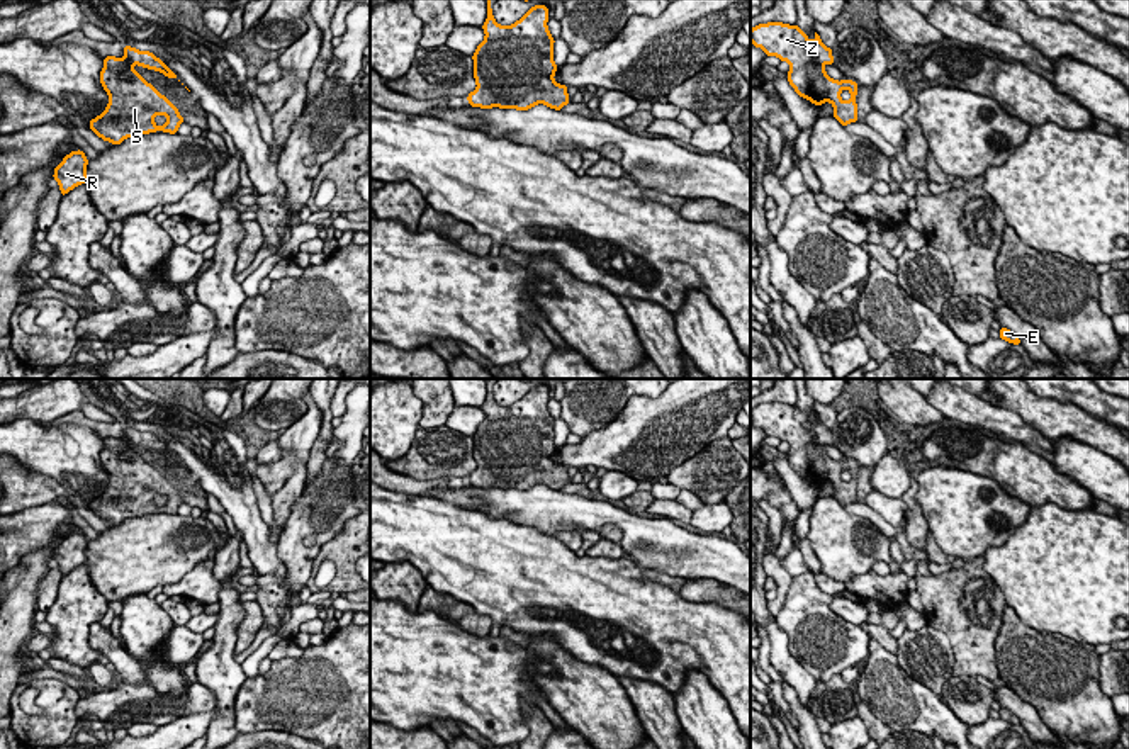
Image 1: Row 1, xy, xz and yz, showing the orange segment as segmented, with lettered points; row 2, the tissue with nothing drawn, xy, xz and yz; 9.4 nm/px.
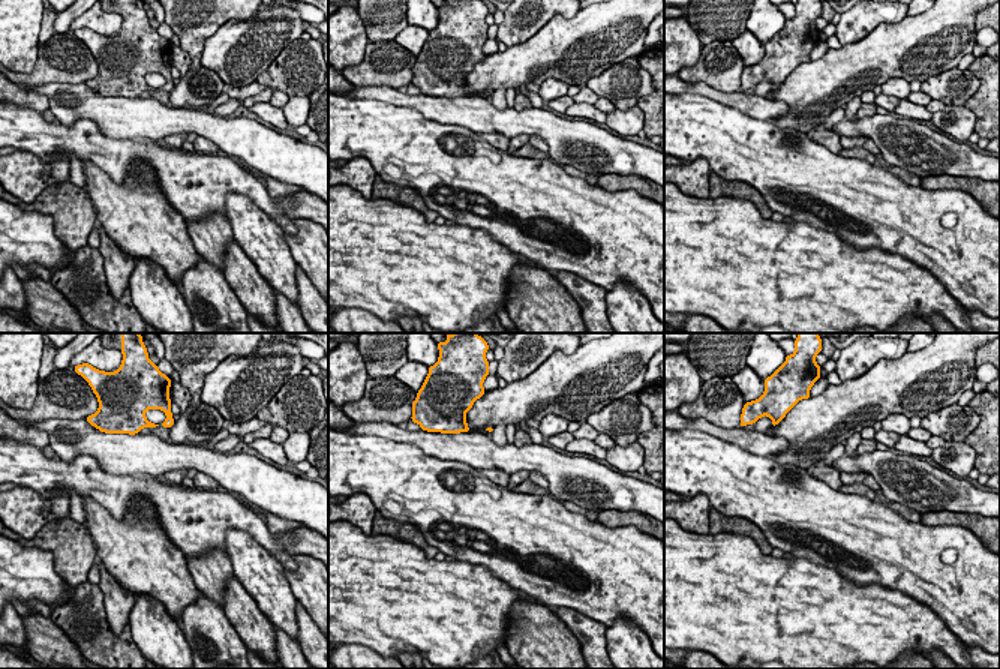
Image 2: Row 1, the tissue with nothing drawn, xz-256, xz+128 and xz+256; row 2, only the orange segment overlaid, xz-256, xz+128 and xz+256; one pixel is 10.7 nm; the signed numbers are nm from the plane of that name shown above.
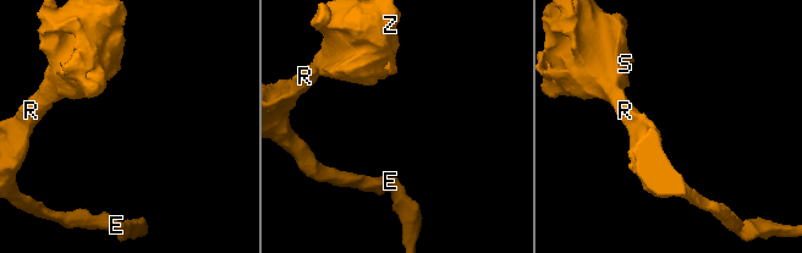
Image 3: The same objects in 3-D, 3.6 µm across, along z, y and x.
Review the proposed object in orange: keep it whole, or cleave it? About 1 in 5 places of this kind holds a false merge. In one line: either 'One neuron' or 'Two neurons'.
One neuron

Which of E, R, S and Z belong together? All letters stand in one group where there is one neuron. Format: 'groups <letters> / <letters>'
groups E R S Z

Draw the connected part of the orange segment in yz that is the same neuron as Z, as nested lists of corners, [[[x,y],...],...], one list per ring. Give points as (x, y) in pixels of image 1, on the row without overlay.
[[[767,403],[750,409],[750,423],[767,436],[789,443],[788,462],[800,477],[817,487],[830,482],[842,506],[857,503],[857,462],[837,462],[827,455],[823,447],[834,447],[834,436],[817,413],[810,421],[798,406]]]

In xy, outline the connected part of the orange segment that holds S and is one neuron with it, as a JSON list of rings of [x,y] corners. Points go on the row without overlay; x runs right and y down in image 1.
[[[124,426],[124,436],[104,438],[100,464],[109,474],[105,491],[88,503],[90,510],[114,527],[127,518],[156,511],[175,515],[183,503],[178,489],[148,464],[132,447],[161,452],[178,460],[160,438],[149,431]]]

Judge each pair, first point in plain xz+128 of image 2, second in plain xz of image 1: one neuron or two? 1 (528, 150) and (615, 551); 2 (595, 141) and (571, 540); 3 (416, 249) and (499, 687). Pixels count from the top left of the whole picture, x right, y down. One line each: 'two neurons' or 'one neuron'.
1: one neuron
2: two neurons
3: one neuron

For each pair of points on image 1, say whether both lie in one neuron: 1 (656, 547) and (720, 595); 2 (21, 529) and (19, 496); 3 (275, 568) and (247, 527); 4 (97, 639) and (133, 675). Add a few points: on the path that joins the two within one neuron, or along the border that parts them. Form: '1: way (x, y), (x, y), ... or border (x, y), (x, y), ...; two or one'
1: border (688, 578), (718, 580), (732, 586); two
2: border (50, 501), (17, 512); two
3: way (265, 557), (257, 537); one
4: way (107, 646), (126, 664); one

